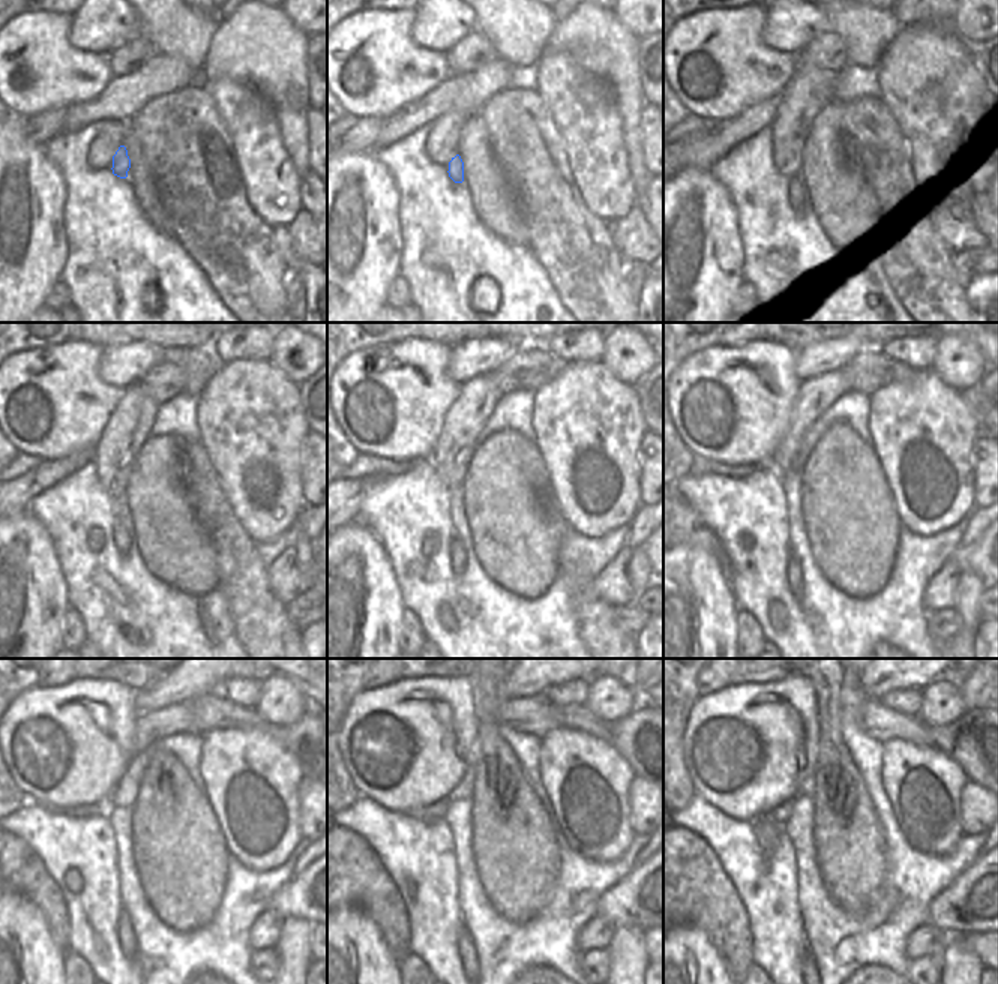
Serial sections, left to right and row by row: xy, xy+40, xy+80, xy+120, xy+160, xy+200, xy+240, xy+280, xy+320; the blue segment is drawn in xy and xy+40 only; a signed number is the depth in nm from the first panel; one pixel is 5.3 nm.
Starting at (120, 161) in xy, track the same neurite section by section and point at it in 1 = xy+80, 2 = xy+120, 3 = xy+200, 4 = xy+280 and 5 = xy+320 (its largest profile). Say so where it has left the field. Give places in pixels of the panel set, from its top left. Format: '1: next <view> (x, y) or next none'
1: next xy+80 (794, 192)
2: next xy+120 (119, 534)
3: next xy+200 (794, 576)
4: next xy+280 (468, 959)
5: next xy+320 (808, 960)

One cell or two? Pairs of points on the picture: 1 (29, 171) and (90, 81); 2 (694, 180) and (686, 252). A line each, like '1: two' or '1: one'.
1: two
2: one

